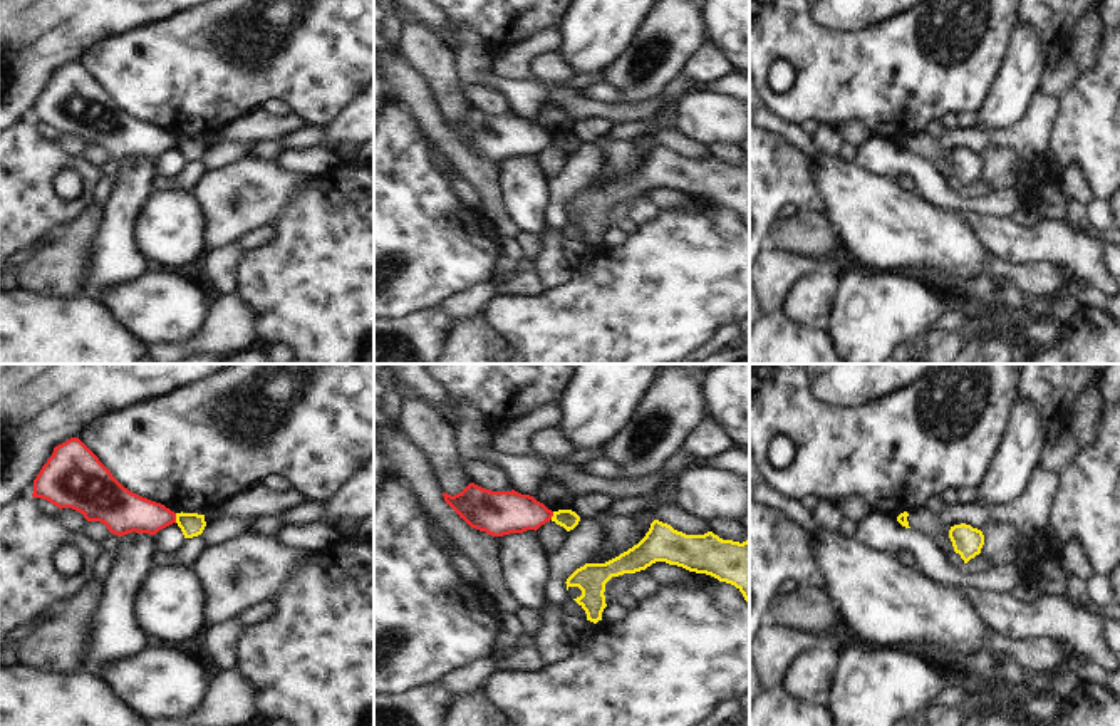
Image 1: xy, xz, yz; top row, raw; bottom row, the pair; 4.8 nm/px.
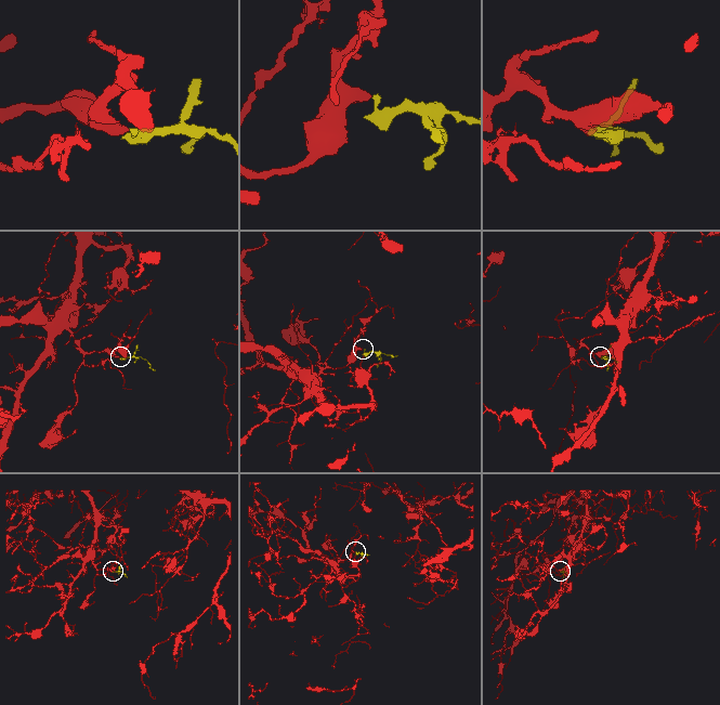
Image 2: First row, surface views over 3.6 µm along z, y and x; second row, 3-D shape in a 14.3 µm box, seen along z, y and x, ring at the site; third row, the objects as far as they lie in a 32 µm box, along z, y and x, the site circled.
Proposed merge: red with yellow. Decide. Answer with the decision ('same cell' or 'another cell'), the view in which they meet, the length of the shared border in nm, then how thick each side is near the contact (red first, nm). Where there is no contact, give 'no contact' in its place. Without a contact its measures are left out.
another cell; meets red in xy; contact 50 nm long; 200 nm thick on the red side, 110 nm on the other

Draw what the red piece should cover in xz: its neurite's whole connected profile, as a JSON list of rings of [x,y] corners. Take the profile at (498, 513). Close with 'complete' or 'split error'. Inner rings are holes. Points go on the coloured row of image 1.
[[[469,483],[461,493],[443,493],[444,501],[471,528],[493,537],[538,530],[552,520],[553,511],[530,495],[511,491],[491,491]]] | complete

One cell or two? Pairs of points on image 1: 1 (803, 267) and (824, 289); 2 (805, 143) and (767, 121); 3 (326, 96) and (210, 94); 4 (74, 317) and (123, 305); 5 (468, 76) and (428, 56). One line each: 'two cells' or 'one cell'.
1: two cells
2: one cell
3: one cell
4: two cells
5: two cells

